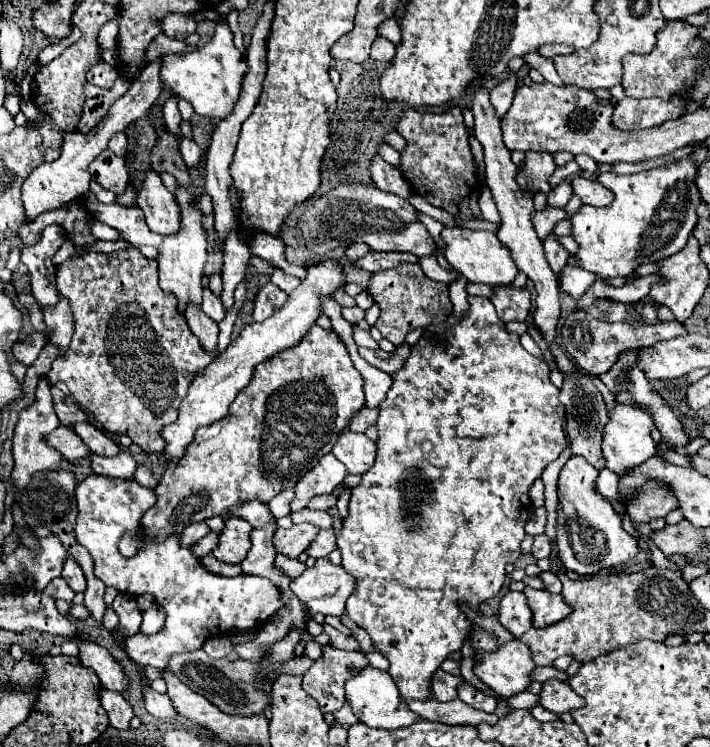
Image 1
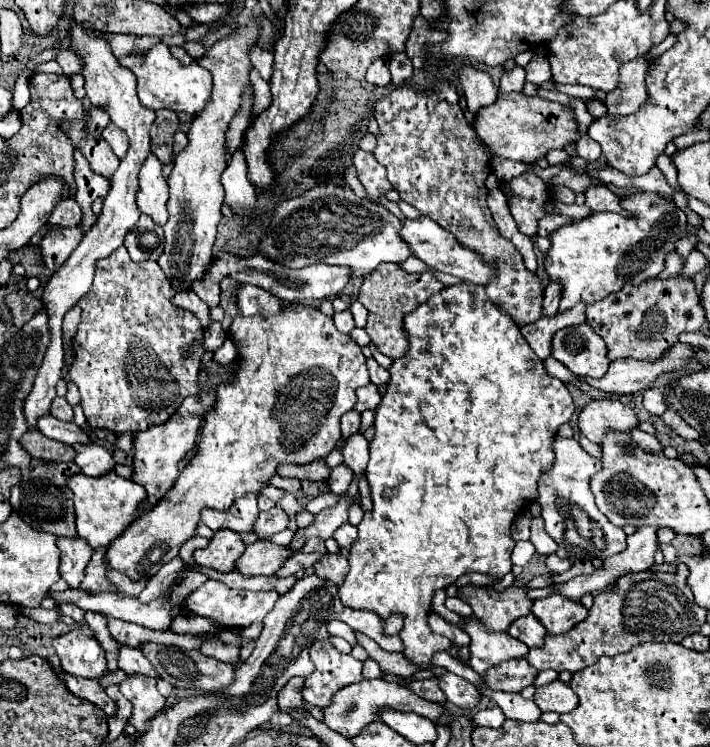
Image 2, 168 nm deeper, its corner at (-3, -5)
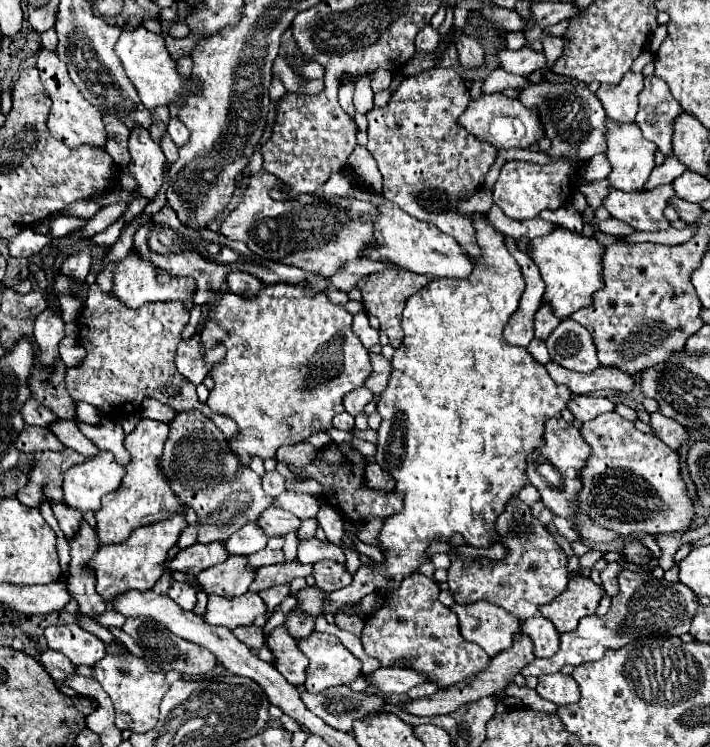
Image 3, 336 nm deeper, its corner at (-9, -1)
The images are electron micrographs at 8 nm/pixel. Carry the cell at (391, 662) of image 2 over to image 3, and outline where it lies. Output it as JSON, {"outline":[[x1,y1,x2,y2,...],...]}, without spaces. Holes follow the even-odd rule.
{"outline":[[337,613,335,615,335,625,343,631,349,631,353,633,355,637,361,635,361,625,363,625,363,619,359,619,357,615,345,615,345,613]]}

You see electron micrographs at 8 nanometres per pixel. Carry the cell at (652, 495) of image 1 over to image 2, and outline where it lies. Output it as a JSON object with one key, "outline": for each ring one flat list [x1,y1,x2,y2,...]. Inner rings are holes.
{"outline":[[645,525,645,527,639,527,633,535,627,537,627,549,623,553,617,553,615,557,607,557,607,561,603,561,603,569,597,569,593,575,581,575,581,577,575,577,575,579,569,579,567,583,553,583,551,587,555,589,555,593,559,593,561,597,567,597,573,601,573,595,581,597,585,593,593,593,593,591,599,591,603,589,605,585,613,583,615,579,619,579,621,575,625,573,639,573,639,571,647,571,651,565,653,565,653,555,657,551,657,531,659,527,655,525]]}

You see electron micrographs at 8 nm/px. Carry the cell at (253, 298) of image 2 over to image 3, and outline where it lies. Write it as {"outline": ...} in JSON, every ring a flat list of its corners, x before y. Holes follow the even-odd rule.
{"outline":[[231,271,227,275,227,285,229,291,241,297,253,297,257,295,257,289,261,287,261,281,257,281,257,277,253,277,251,273,243,273,243,271]]}

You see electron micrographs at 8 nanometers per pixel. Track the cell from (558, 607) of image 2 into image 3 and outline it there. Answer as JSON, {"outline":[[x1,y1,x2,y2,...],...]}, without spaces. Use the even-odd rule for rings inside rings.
{"outline":[[579,575,569,581,561,597,555,597,551,603,541,605,539,611,555,625,559,633,567,633,577,629,581,617,595,615,595,609,599,607,603,595,605,589,601,585]]}

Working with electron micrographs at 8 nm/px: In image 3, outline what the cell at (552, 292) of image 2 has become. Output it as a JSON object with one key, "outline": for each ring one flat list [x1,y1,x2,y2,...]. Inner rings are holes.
{"outline":[[541,305,539,311,535,313,533,329,535,329,535,339,539,339,539,341,545,341,549,337,551,329,555,329,559,325,557,317,553,317,547,309,549,309,549,305]]}

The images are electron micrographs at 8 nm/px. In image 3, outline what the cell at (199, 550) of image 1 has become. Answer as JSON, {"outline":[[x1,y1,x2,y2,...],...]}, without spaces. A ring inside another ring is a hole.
{"outline":[[185,527,183,531,181,531,181,535,179,535,179,541,177,541,177,547,189,547,189,545,193,545,195,541,197,541,197,529,195,527]]}

